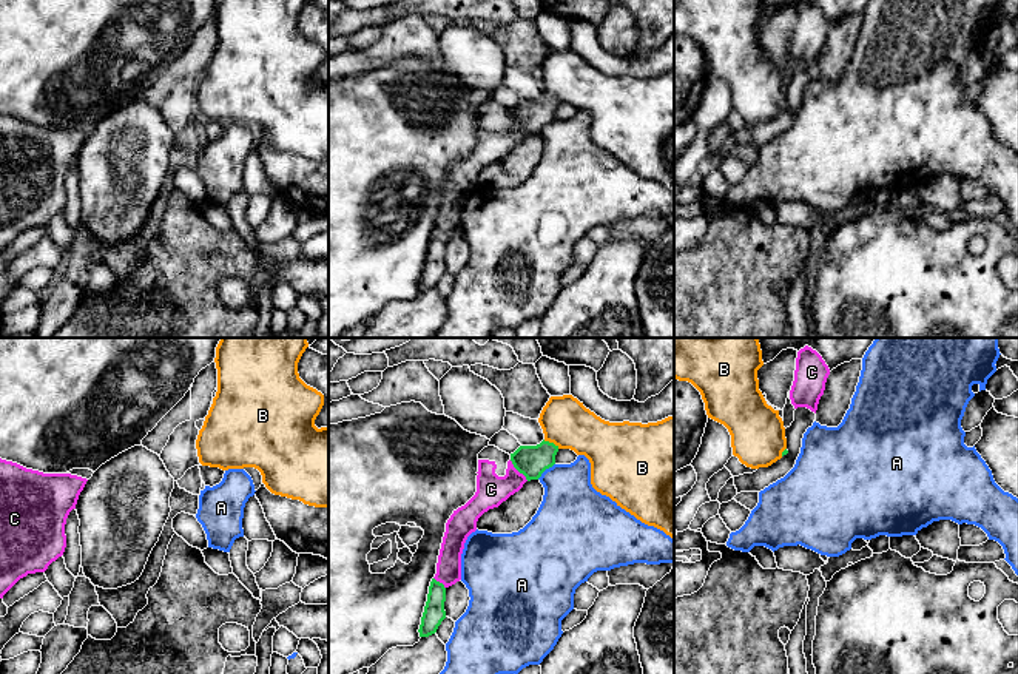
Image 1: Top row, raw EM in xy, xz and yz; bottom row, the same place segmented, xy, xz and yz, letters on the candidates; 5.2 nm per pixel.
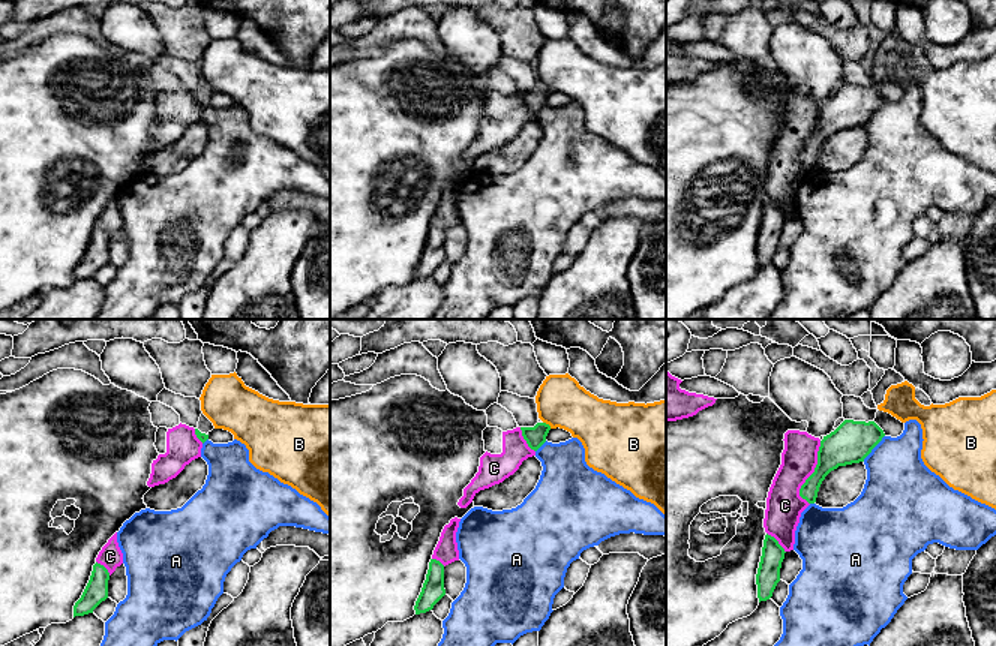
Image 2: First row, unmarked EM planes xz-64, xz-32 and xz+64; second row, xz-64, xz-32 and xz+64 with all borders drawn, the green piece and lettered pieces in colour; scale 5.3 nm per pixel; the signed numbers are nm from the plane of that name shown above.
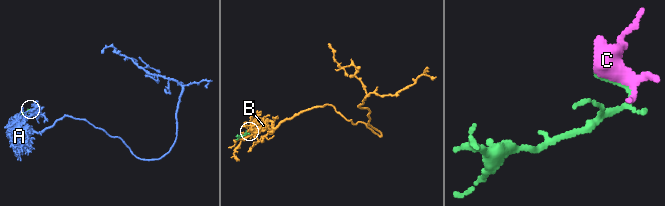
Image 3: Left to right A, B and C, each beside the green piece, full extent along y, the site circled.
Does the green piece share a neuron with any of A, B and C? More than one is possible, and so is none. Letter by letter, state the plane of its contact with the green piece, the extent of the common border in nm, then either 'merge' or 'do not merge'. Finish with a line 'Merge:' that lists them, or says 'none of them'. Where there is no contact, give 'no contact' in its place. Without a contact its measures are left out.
A: xz | 130 nm | do not merge
B: xz | 100 nm | merge
C: xz | 150 nm | do not merge
Merge: B

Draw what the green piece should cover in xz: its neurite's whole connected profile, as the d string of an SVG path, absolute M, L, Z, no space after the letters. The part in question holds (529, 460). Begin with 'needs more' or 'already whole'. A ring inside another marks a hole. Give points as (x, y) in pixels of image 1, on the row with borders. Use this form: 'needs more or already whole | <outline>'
needs more | M563 395L549 398L538 423L544 440L511 453L528 481L552 467L560 449L571 449L589 460L597 492L674 540L674 416L648 424L609 423Z

